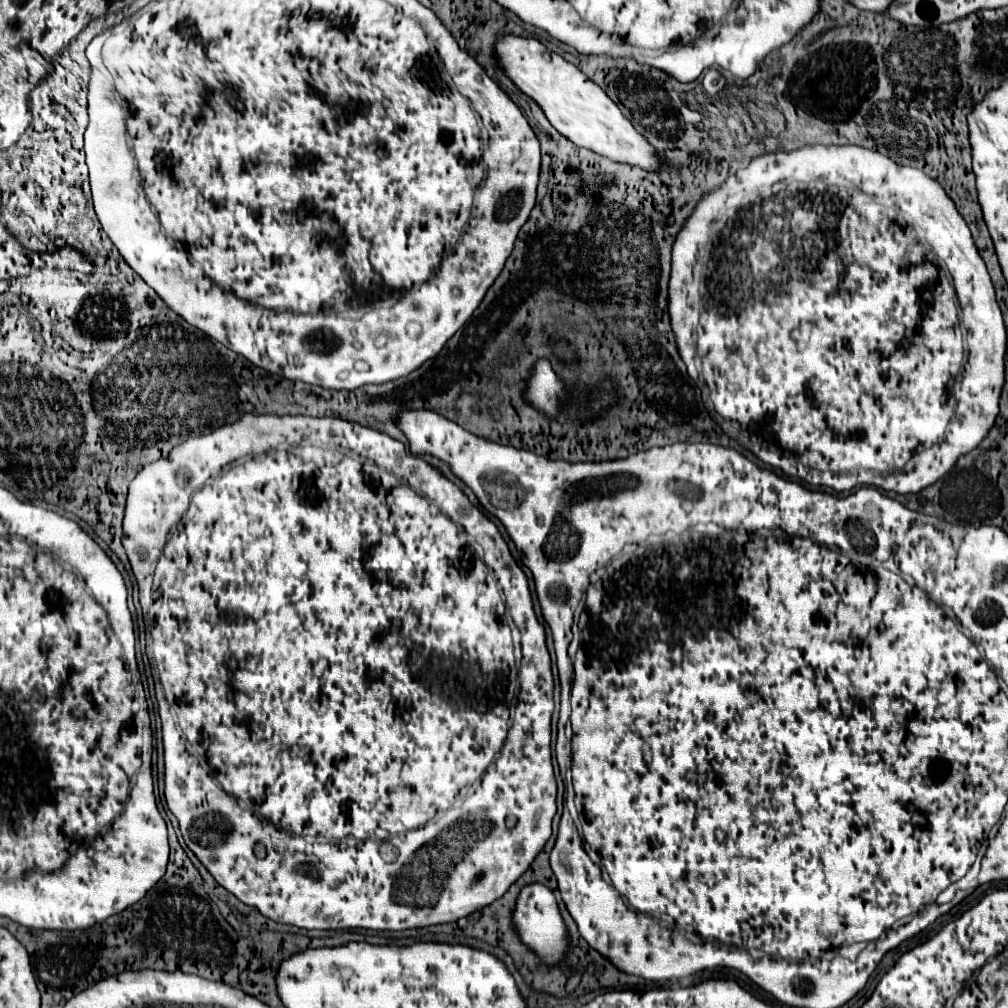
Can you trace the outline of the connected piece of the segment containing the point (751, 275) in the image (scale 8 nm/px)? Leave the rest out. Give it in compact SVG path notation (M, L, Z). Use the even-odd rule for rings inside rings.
M803 145L801 149L793 149L789 153L785 153L785 151L763 153L759 157L753 157L747 167L743 167L737 173L729 175L727 181L717 185L713 191L703 193L701 199L697 201L695 209L691 211L691 215L685 219L685 223L679 229L677 239L673 243L671 279L669 279L669 297L667 299L669 299L669 317L671 317L671 329L675 333L675 343L677 343L677 349L679 349L679 355L681 355L683 363L689 369L689 375L703 377L703 383L707 383L707 387L711 391L709 397L711 397L715 413L721 415L723 419L731 421L733 429L739 433L739 443L745 449L749 449L751 453L755 453L755 457L759 457L761 461L773 465L775 469L781 469L785 475L803 477L803 471L805 471L805 475L807 475L805 479L809 479L813 483L813 479L815 479L813 473L815 471L831 473L831 477L827 477L827 483L825 483L825 479L815 481L815 483L829 485L829 479L835 479L833 481L833 489L835 491L847 491L847 489L853 489L853 487L857 487L861 483L861 485L875 485L879 489L895 491L895 493L901 493L901 495L905 495L905 493L919 493L921 489L933 485L945 473L949 473L955 467L955 463L957 463L957 459L961 455L965 455L965 453L973 451L975 447L979 447L979 443L987 437L987 433L991 431L991 427L995 425L995 419L999 415L999 397L1001 397L1001 389L1003 389L1003 383L1005 383L1007 333L1005 333L1005 323L1003 323L1003 317L1001 317L1001 309L999 309L997 299L995 299L995 289L993 289L991 277L987 273L987 267L985 267L985 263L983 263L975 243L973 243L971 231L969 231L965 219L959 215L953 199L943 191L943 187L935 179L925 175L921 169L899 165L889 155L883 155L883 153L875 151L875 149L867 149L867 147L859 147L859 145ZM941 259L947 263L947 269L949 269L949 275L951 275L953 283L947 279L947 271L943 271L939 267ZM781 459L793 461L793 465L797 463L801 467L783 467Z

